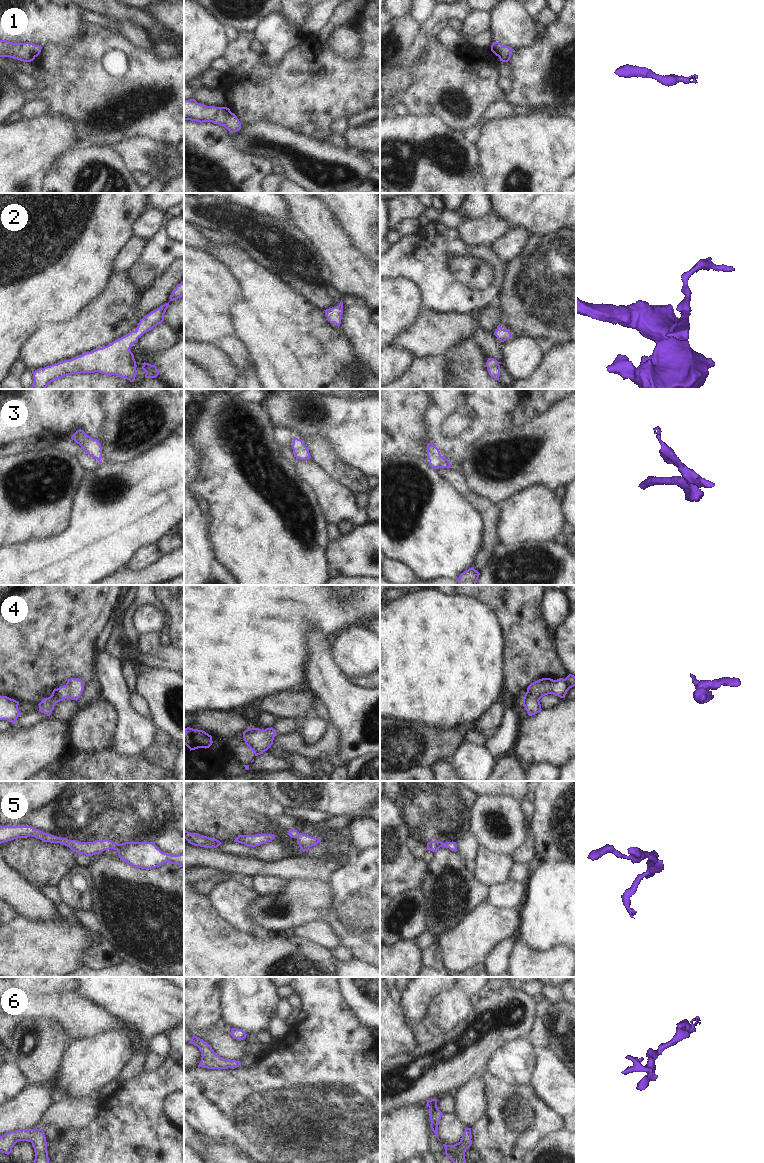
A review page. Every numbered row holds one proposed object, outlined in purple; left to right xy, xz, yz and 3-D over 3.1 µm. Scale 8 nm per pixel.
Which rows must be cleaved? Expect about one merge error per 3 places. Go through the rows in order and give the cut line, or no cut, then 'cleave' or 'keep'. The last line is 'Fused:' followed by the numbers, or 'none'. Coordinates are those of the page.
1: cut none; keep
2: cut none; keep
3: cut none; keep
4: cut none; keep
5: cut none; keep
6: cut none; keep
Fused: none

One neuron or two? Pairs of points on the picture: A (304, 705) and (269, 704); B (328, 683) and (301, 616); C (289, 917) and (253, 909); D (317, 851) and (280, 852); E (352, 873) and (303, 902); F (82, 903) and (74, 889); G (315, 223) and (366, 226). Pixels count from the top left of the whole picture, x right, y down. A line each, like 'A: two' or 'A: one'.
A: one
B: two
C: one
D: two
E: two
F: one
G: two

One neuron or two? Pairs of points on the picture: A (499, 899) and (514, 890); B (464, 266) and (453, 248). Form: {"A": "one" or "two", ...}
{"A": "one", "B": "two"}

